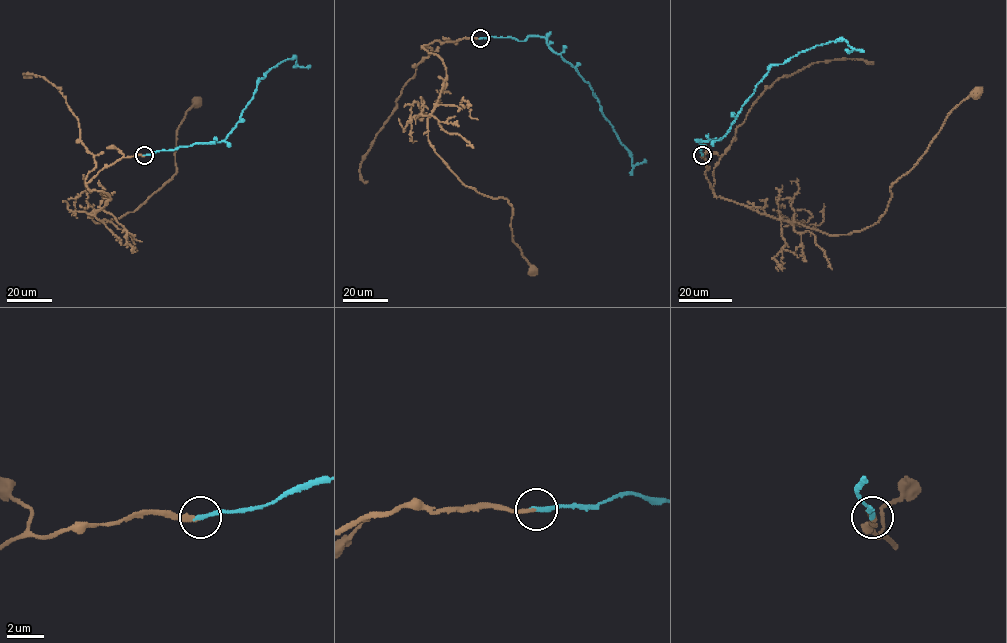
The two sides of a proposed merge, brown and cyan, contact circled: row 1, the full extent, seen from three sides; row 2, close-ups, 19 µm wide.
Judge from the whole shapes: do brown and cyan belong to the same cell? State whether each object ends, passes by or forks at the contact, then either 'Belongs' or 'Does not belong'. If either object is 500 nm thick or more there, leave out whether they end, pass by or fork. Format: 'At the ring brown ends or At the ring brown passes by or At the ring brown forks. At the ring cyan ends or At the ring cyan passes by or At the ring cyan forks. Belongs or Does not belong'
At the ring brown ends. At the ring cyan ends. Belongs

